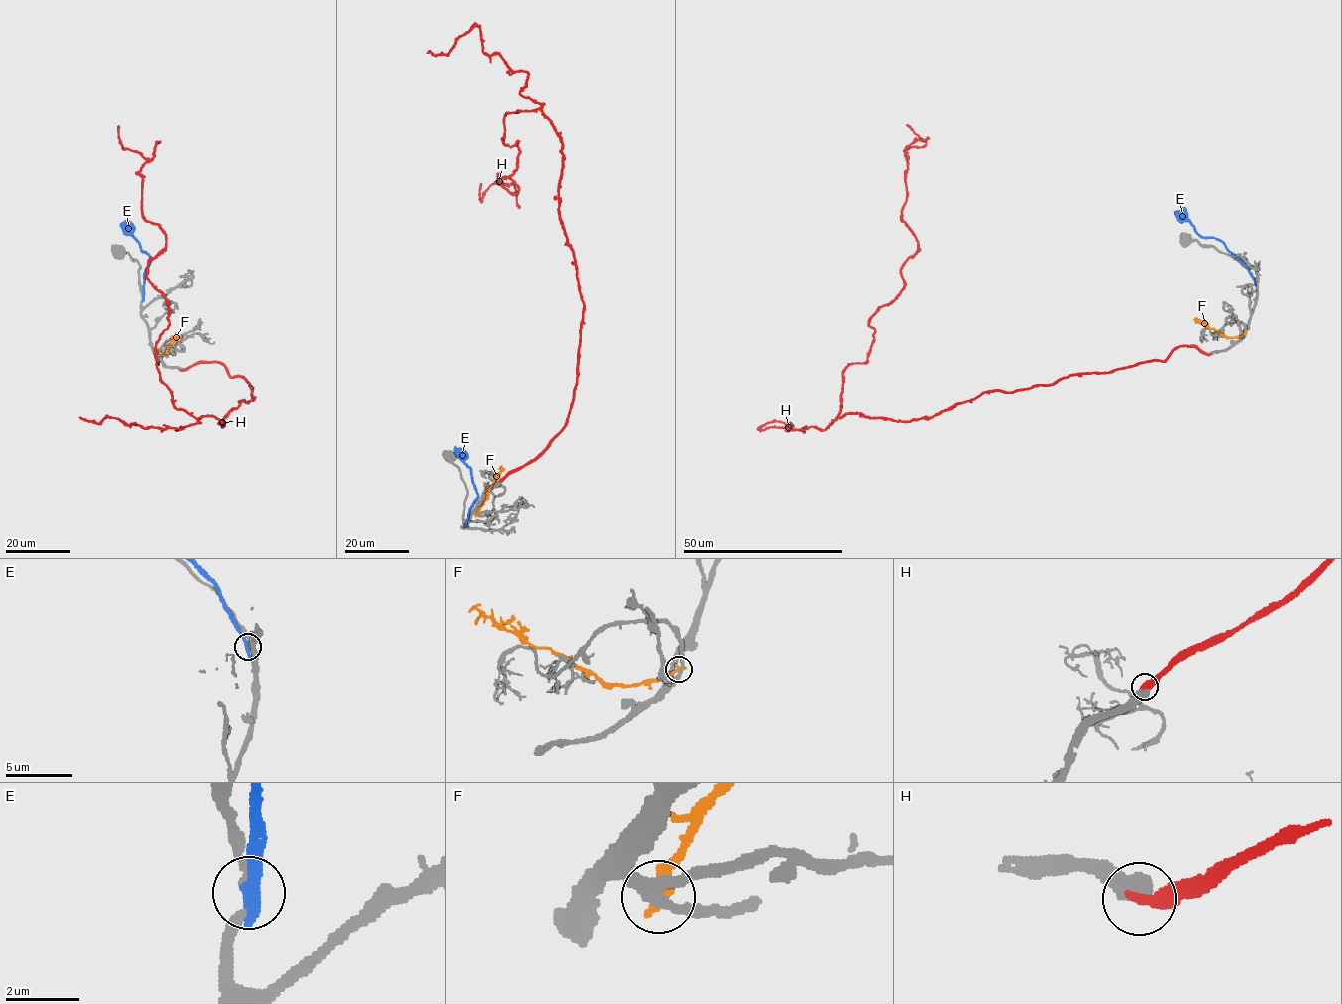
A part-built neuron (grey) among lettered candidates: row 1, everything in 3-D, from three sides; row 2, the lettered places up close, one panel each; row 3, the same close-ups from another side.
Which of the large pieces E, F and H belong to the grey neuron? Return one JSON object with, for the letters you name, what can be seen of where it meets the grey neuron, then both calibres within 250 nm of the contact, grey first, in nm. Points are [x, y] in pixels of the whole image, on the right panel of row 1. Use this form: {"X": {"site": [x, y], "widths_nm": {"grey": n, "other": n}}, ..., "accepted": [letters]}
{"H": {"site": [1209, 354], "widths_nm": {"grey": 600, "other": 420}}, "accepted": ["H"]}

